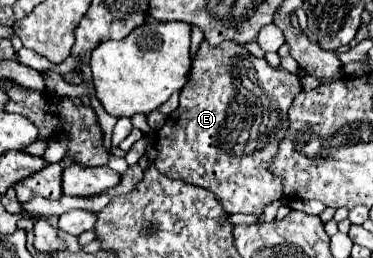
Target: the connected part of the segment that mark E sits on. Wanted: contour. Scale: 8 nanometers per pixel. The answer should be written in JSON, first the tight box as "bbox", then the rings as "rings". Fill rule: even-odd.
{"bbox":[155,39,301,217],"rings":[[[203,39],[193,59],[189,83],[181,91],[181,105],[157,133],[155,167],[169,179],[181,179],[213,191],[229,213],[261,217],[269,203],[283,197],[283,179],[269,171],[269,163],[289,129],[289,107],[297,93],[301,93],[301,85],[295,73],[269,67],[265,59],[253,57],[237,41],[223,41],[217,47],[209,47]]]}

